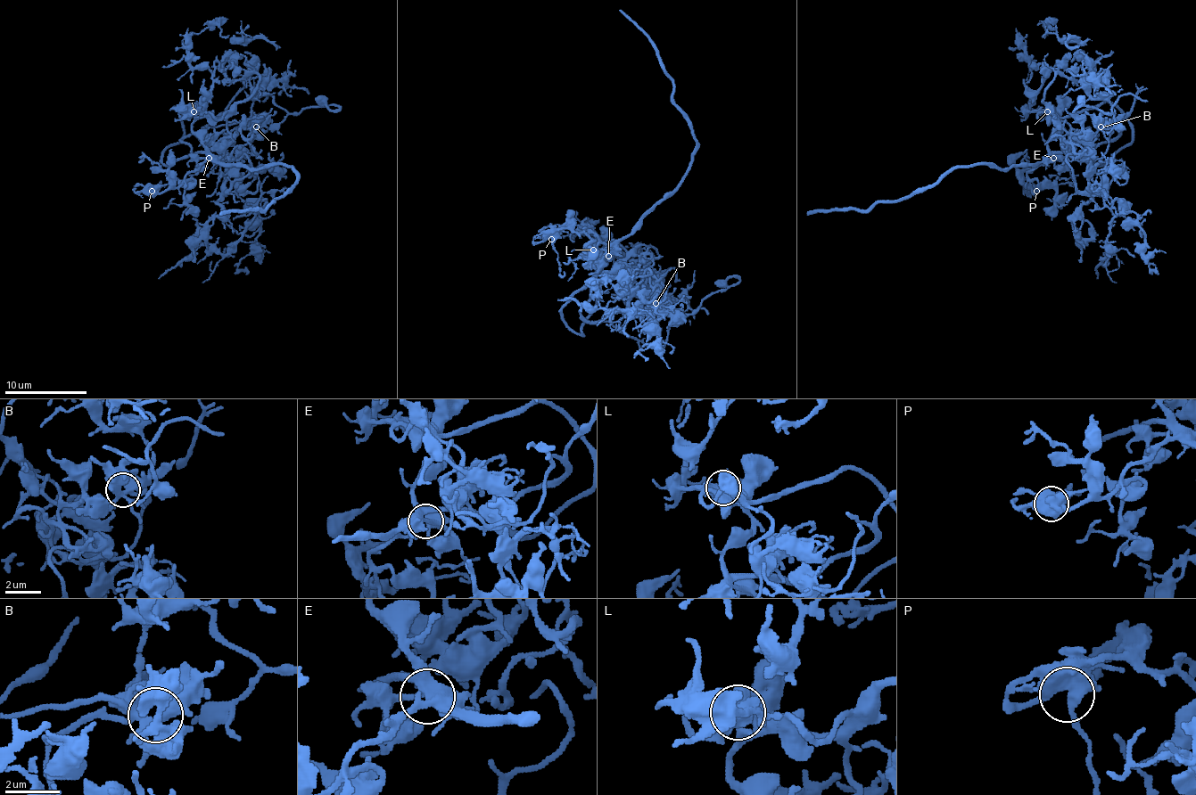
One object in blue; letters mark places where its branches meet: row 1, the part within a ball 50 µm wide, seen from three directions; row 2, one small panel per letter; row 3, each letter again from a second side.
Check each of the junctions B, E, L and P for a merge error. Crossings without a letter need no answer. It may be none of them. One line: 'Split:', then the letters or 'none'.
Split: none

